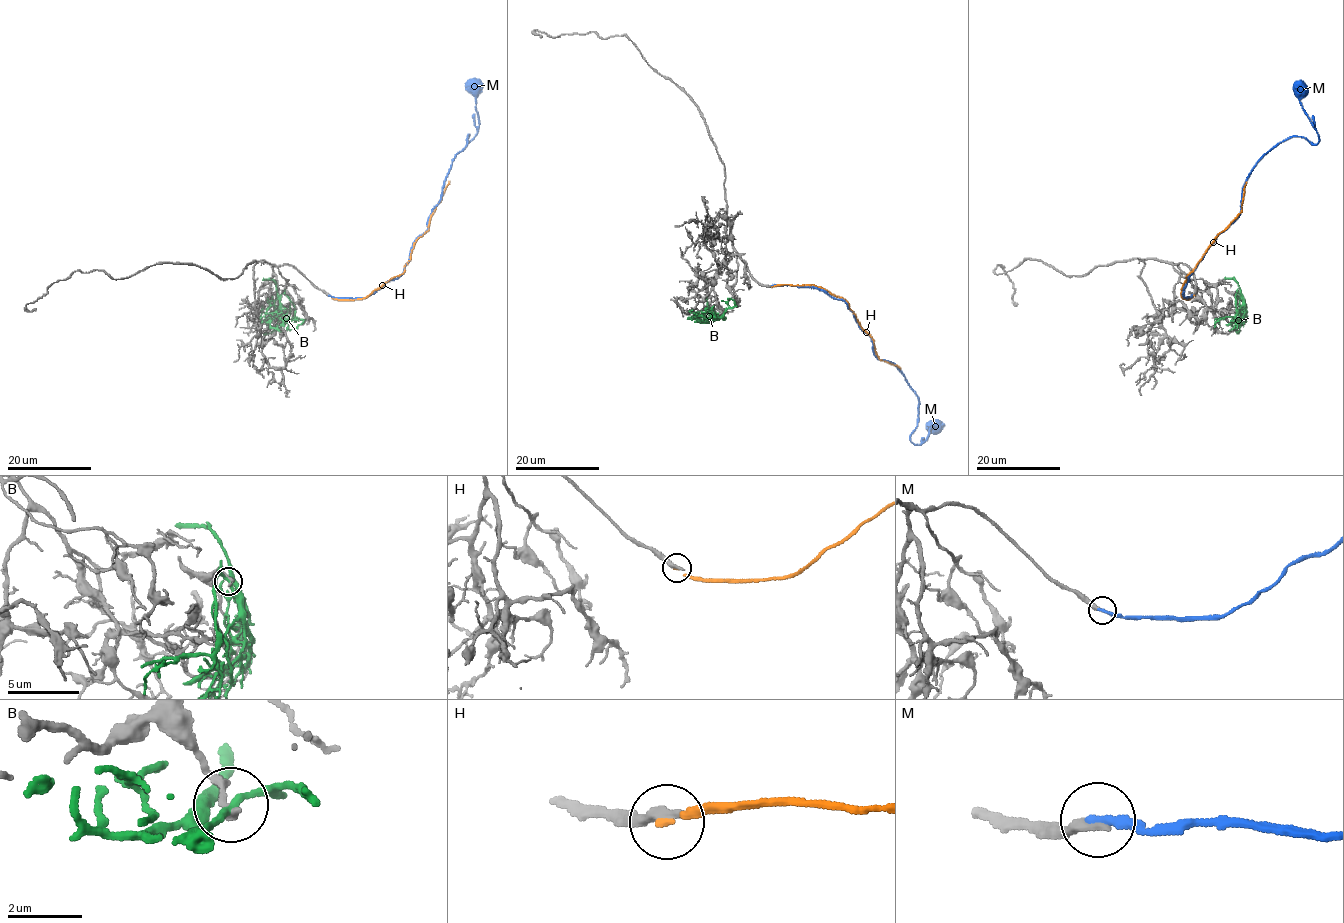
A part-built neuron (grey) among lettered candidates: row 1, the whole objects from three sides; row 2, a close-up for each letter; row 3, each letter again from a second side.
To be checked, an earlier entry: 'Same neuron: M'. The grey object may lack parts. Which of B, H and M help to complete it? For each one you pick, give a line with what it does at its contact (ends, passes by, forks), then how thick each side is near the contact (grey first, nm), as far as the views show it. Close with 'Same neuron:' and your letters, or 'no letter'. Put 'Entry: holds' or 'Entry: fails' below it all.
M: It ends there. Thickness 280 nm (grey) against 240 nm
Same neuron: M
Entry: holds

